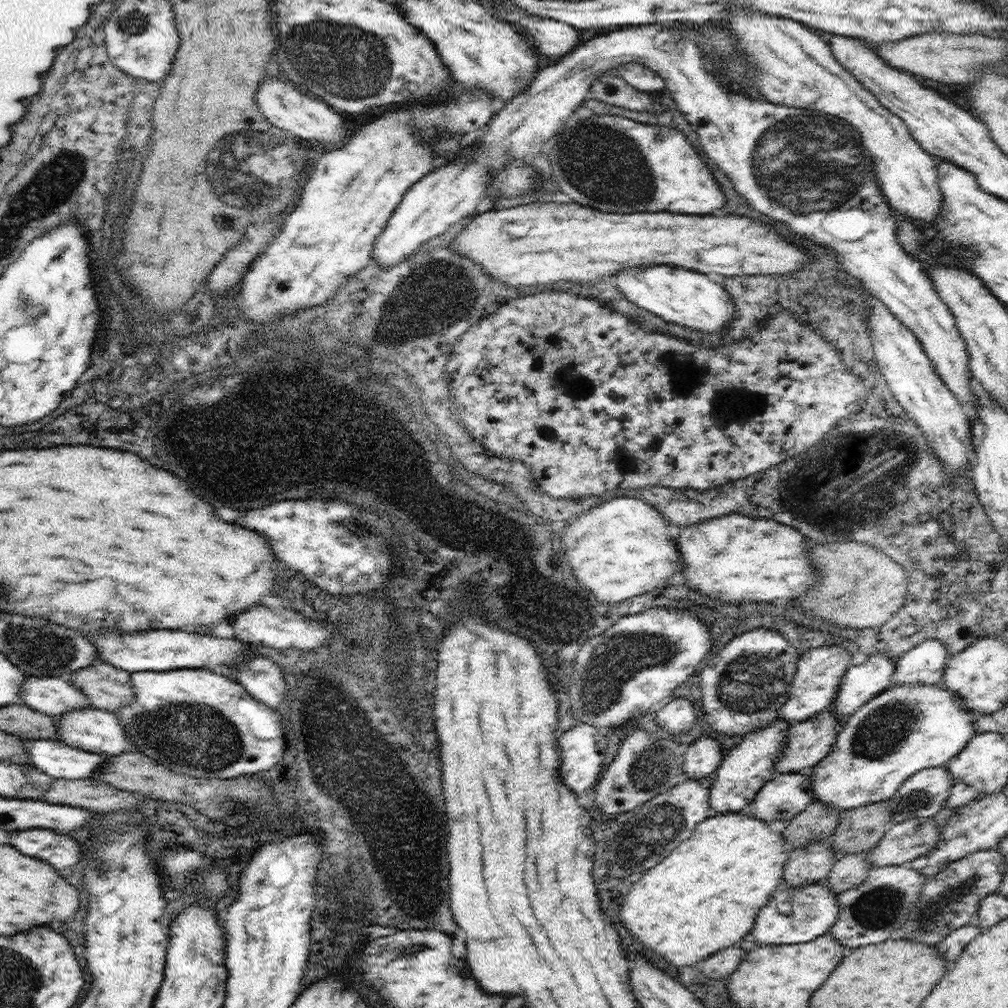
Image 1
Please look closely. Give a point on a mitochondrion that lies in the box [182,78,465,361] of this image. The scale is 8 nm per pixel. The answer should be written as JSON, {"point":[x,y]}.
{"point":[241,171]}

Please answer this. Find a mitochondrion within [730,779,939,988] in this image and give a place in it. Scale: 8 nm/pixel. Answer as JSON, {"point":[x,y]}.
{"point":[881,907]}

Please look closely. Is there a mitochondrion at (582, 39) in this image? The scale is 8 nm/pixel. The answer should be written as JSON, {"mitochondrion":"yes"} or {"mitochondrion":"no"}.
{"mitochondrion":"no"}

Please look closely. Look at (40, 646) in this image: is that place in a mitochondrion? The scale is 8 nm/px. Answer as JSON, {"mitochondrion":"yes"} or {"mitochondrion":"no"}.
{"mitochondrion":"yes"}

